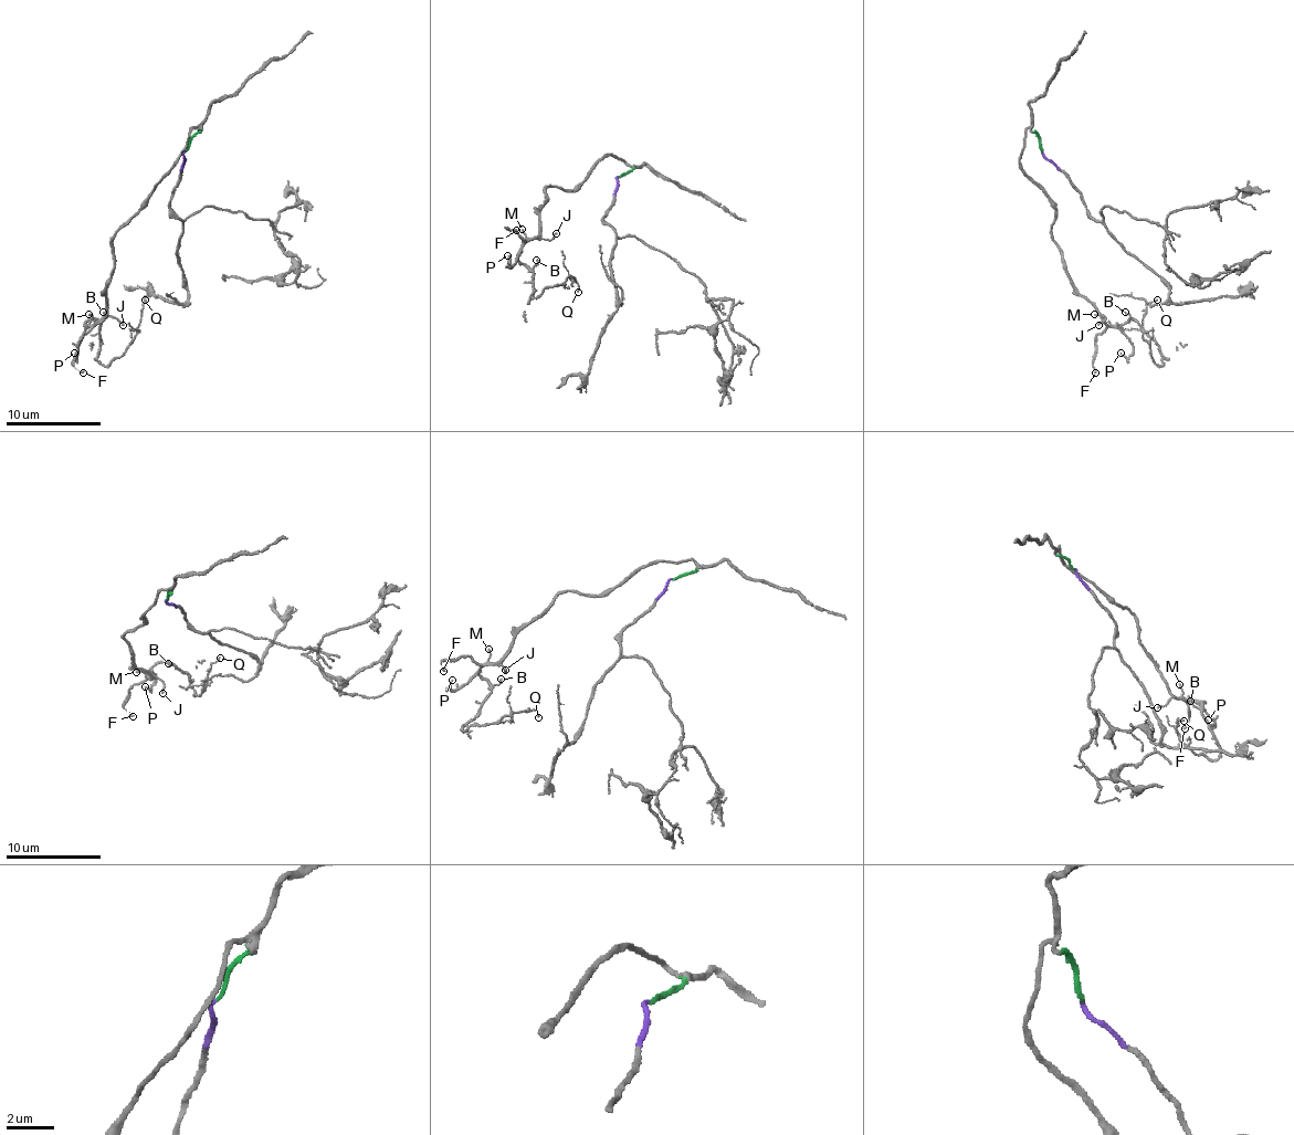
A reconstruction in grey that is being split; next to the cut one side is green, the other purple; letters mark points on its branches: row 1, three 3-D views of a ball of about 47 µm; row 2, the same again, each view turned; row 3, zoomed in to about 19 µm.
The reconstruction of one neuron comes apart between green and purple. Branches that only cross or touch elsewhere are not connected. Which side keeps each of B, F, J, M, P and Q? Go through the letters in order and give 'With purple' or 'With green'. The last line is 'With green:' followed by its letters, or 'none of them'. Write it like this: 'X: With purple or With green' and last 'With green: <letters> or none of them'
B: With green
F: With green
J: With green
M: With green
P: With green
Q: With green
With green: B, F, J, M, P, Q

